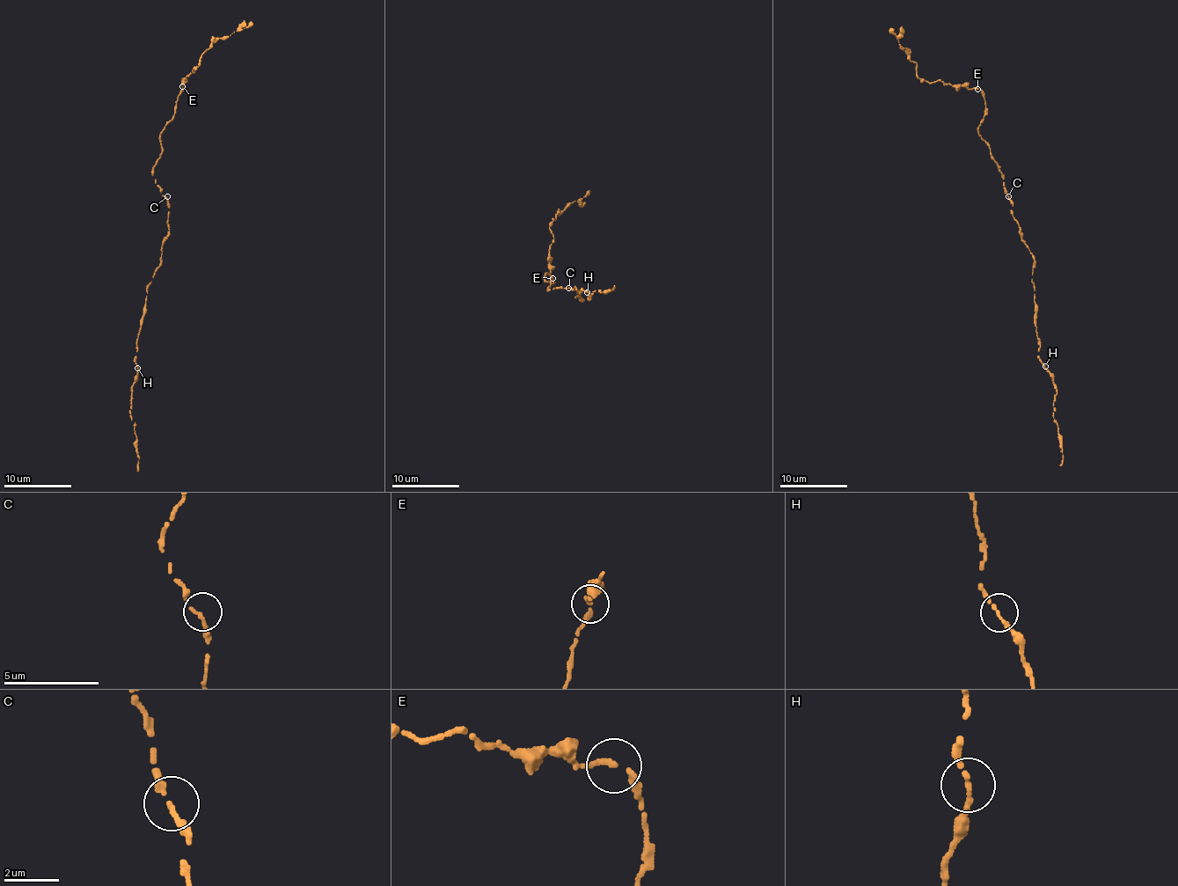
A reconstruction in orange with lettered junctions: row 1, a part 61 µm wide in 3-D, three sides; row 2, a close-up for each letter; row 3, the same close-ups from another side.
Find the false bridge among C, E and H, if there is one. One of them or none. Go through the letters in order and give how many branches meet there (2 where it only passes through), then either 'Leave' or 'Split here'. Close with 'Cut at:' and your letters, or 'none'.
C: Branches: 2. Leave
E: Branches: 2. Split here
H: Branches: 2. Leave
Cut at: E

